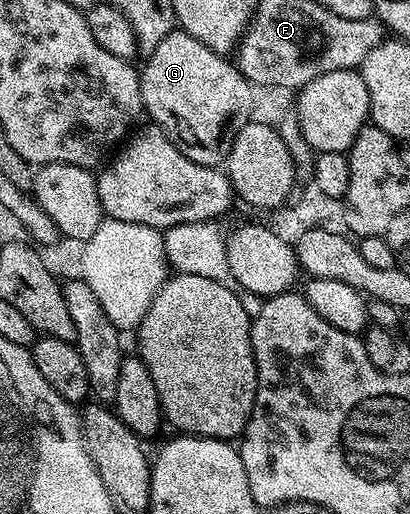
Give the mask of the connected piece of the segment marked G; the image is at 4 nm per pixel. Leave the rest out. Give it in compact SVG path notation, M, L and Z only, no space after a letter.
M176 29L169 33L169 37L165 37L165 41L161 41L161 45L157 45L157 49L153 49L153 53L146 56L144 67L141 67L139 76L139 84L141 85L141 97L146 114L152 115L154 122L162 127L164 131L170 135L173 142L181 149L181 153L185 153L185 157L189 157L189 161L197 161L208 165L219 165L226 160L229 149L233 145L233 141L237 137L237 133L246 123L251 122L250 105L252 98L250 97L253 84L239 72L238 66L230 58L213 53L213 49L209 49L205 45L201 45L201 41L197 41L197 37L193 37L189 32L182 29Z

